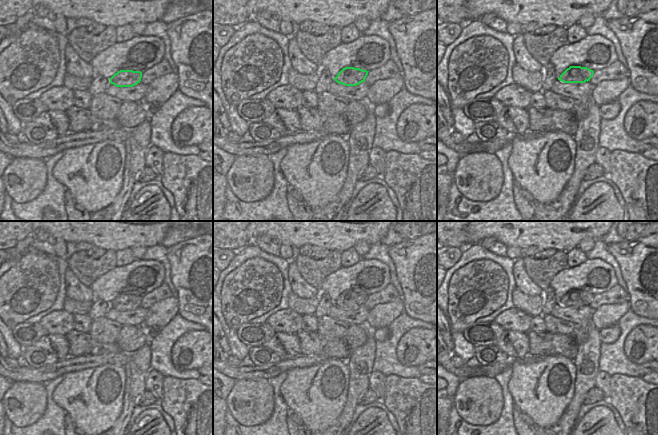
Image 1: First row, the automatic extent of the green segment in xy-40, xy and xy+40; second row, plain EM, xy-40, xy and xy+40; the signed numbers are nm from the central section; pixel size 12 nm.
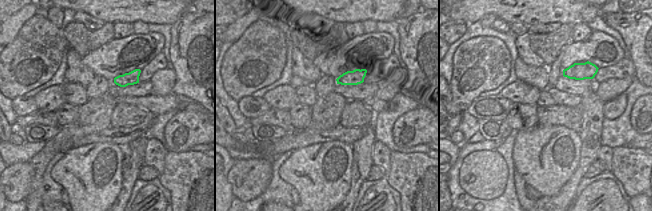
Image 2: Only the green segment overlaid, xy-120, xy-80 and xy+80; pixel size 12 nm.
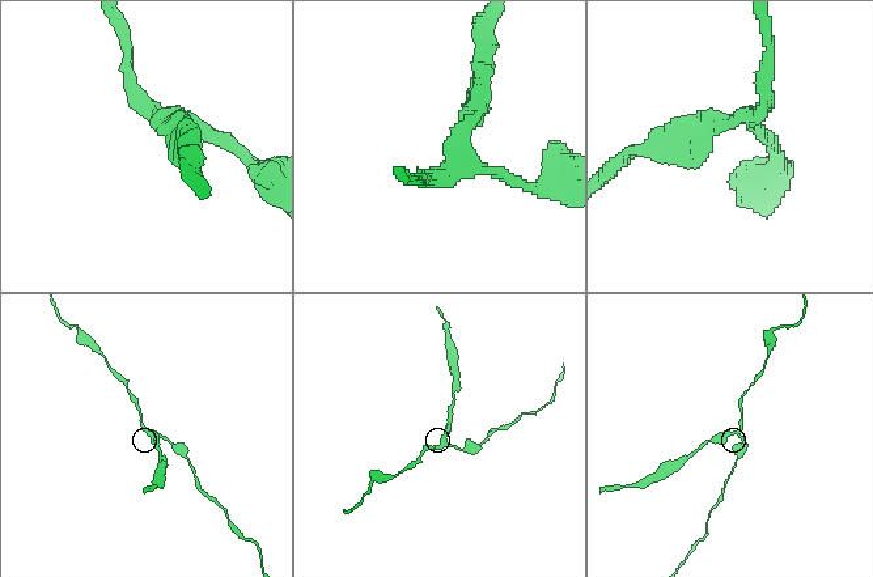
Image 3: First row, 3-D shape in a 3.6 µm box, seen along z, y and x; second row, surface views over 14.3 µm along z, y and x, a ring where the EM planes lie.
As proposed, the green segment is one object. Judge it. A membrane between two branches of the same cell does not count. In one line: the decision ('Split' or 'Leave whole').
Split.

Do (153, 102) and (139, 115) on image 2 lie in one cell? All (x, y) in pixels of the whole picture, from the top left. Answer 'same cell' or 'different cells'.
different cells

